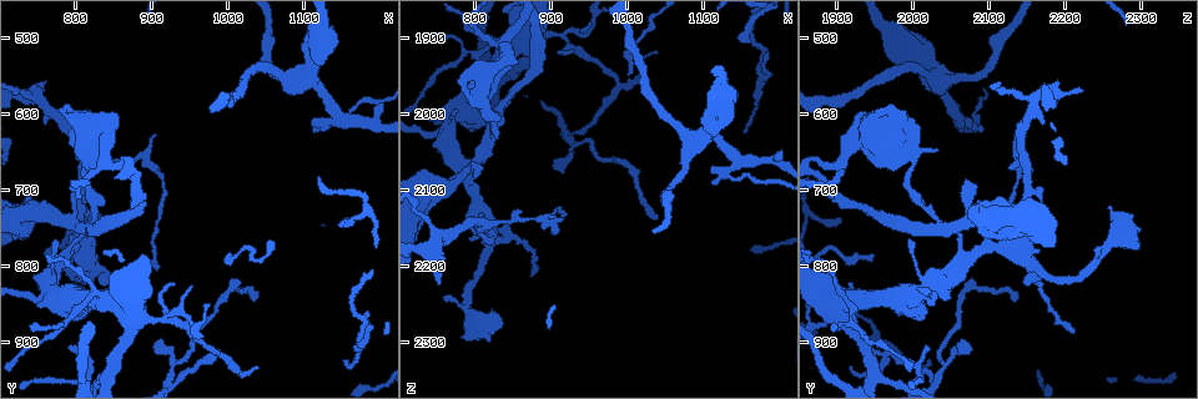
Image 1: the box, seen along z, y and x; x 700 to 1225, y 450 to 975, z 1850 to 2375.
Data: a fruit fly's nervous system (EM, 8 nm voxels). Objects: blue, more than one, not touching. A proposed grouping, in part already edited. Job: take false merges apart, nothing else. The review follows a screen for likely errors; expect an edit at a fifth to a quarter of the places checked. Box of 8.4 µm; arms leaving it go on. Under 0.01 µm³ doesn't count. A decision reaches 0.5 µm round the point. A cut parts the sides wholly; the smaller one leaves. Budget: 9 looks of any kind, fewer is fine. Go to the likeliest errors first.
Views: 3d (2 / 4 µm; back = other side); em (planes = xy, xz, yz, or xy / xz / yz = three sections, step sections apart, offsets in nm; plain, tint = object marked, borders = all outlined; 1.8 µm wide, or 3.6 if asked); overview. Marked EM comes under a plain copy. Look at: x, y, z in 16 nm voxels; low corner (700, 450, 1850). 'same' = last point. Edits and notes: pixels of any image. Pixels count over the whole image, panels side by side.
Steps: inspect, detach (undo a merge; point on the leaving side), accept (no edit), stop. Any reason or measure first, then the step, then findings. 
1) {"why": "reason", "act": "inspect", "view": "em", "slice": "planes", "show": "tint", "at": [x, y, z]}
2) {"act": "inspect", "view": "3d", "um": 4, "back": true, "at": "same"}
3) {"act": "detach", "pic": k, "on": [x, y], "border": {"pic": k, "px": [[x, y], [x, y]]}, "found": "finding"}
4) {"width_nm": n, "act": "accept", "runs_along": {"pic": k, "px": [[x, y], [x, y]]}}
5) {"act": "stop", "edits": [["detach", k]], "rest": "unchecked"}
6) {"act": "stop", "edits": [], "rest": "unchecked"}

{"why": "looks like a crossing", "act": "inspect", "view": "3d", "um": 2, "at": [810, 750, 2055]}

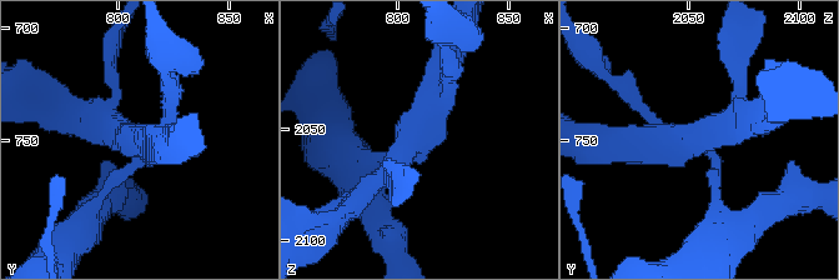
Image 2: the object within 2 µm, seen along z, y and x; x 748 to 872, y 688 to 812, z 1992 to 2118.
{"act": "inspect", "view": "em", "slice": "yz", "step": 16, "show": "borders", "at": [807, 751, 2058]}

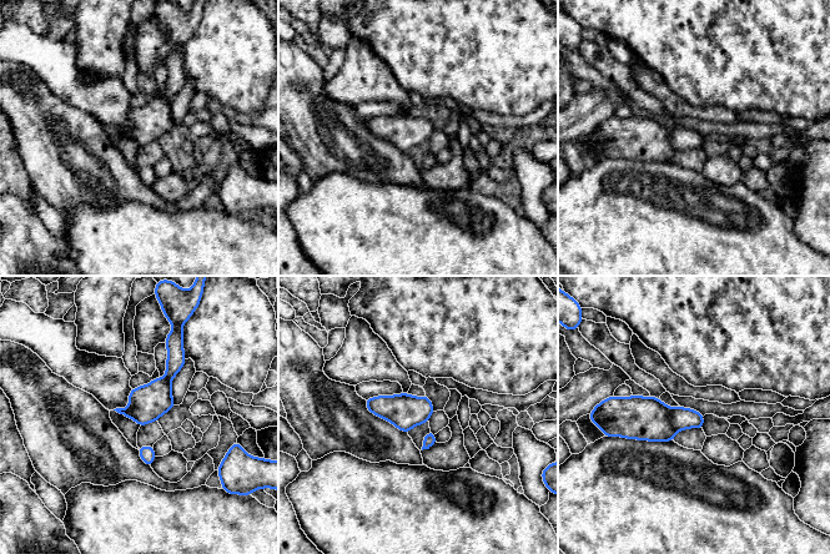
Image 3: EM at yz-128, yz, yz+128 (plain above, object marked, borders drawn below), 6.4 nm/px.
{"act": "detach", "pic": 3, "on": [645, 418], "border": {"pic": 3, "px": [[672, 408], [669, 421], [677, 431]]}, "found": "a second neuron is stuck on"}

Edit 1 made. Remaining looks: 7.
{"why": "redraw", "act": "inspect", "view": "overview"}

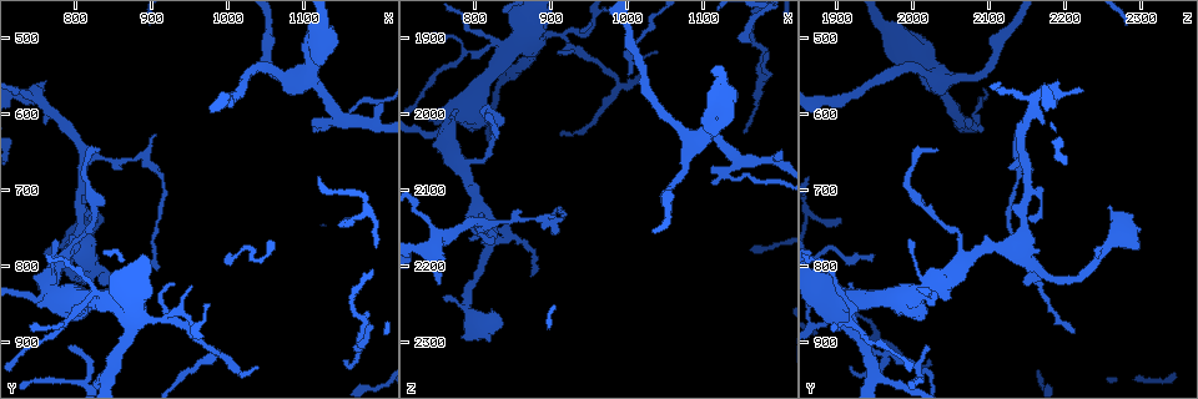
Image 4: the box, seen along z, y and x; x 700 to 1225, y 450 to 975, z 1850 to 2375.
{"why": "small branch off a trunk", "act": "inspect", "view": "em", "slice": "xy", "step": 4, "show": "borders", "at": [1110, 540, 2030]}

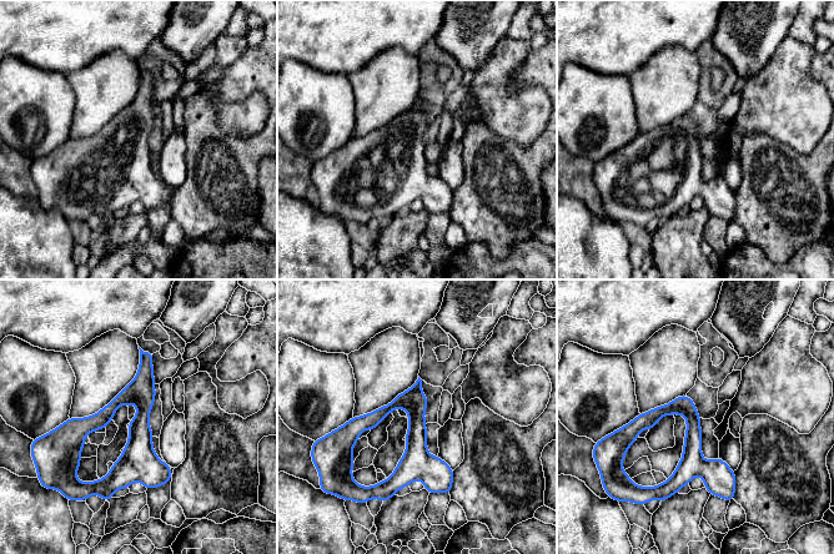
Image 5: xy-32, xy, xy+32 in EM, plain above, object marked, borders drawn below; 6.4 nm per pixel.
{"act": "accept", "found": "continuous, no second neuron"}

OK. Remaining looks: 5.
{"why": "a fork", "act": "inspect", "view": "3d", "um": 2, "back": true, "at": [750, 575, 2170]}

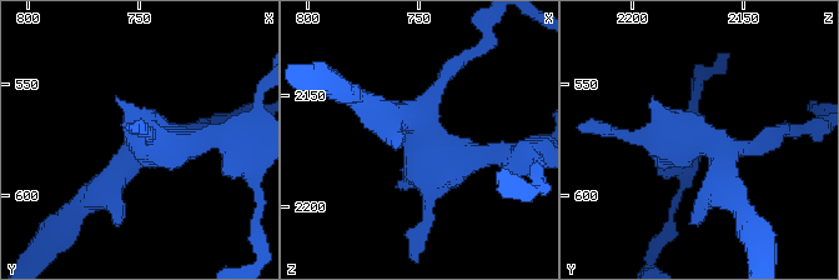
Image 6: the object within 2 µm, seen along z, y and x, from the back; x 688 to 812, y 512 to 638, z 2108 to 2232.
{"why": "shape alone is not enough", "act": "inspect", "view": "em", "um": 3.6, "slice": "planes", "show": "tint", "at": [748, 576, 2171]}

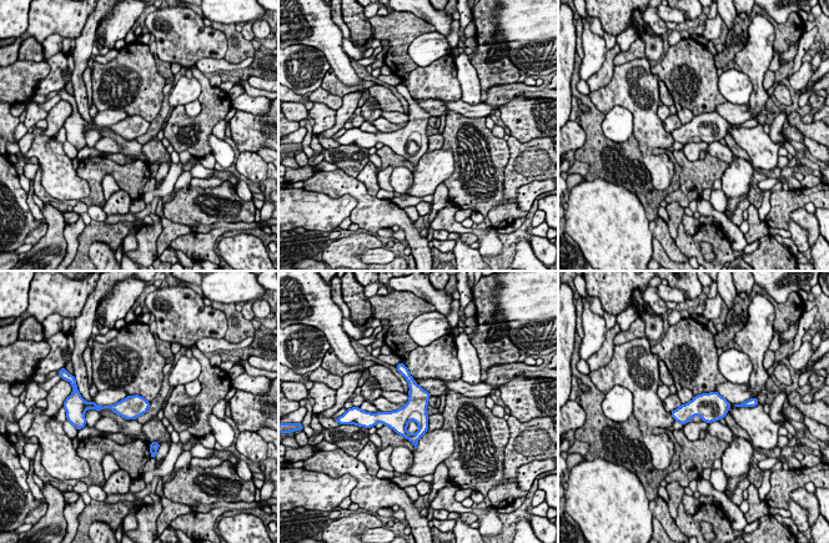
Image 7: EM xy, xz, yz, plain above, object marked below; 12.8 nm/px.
{"act": "accept", "found": "one neuron here"}

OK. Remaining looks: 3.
{"act": "stop", "edits": [["detach", 3]], "rest": "unchecked"}

